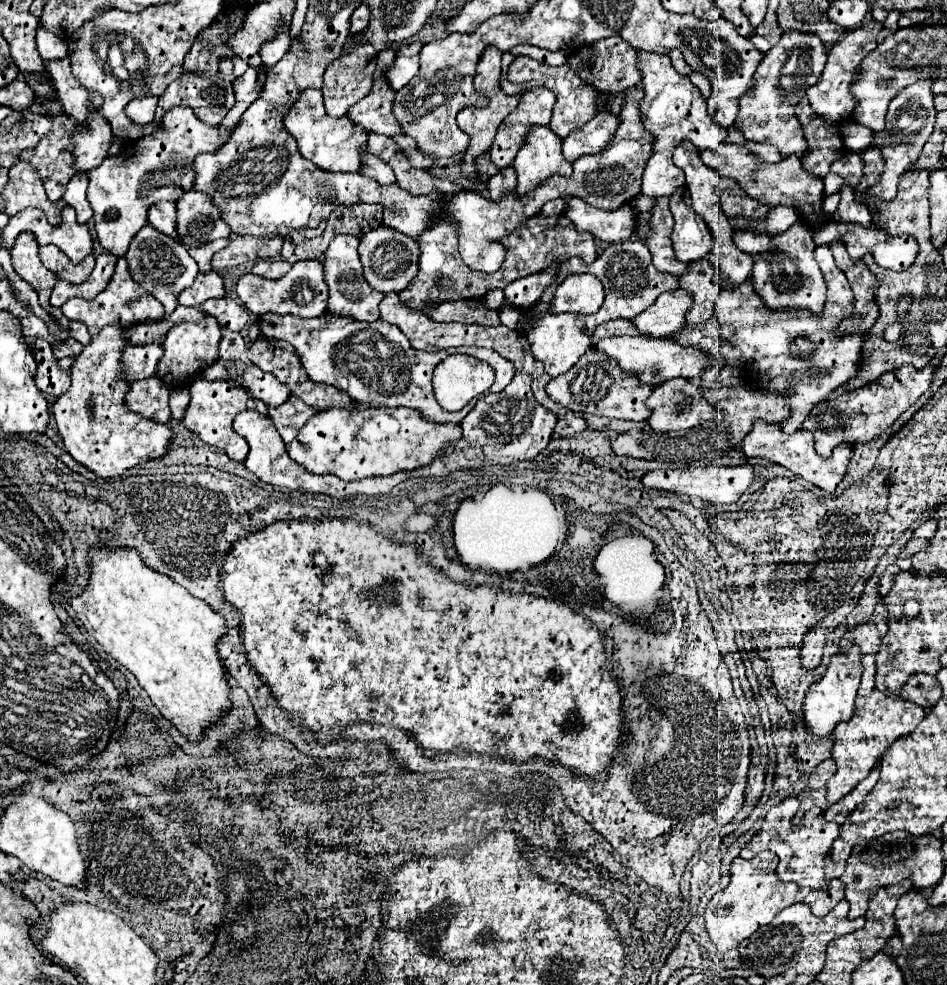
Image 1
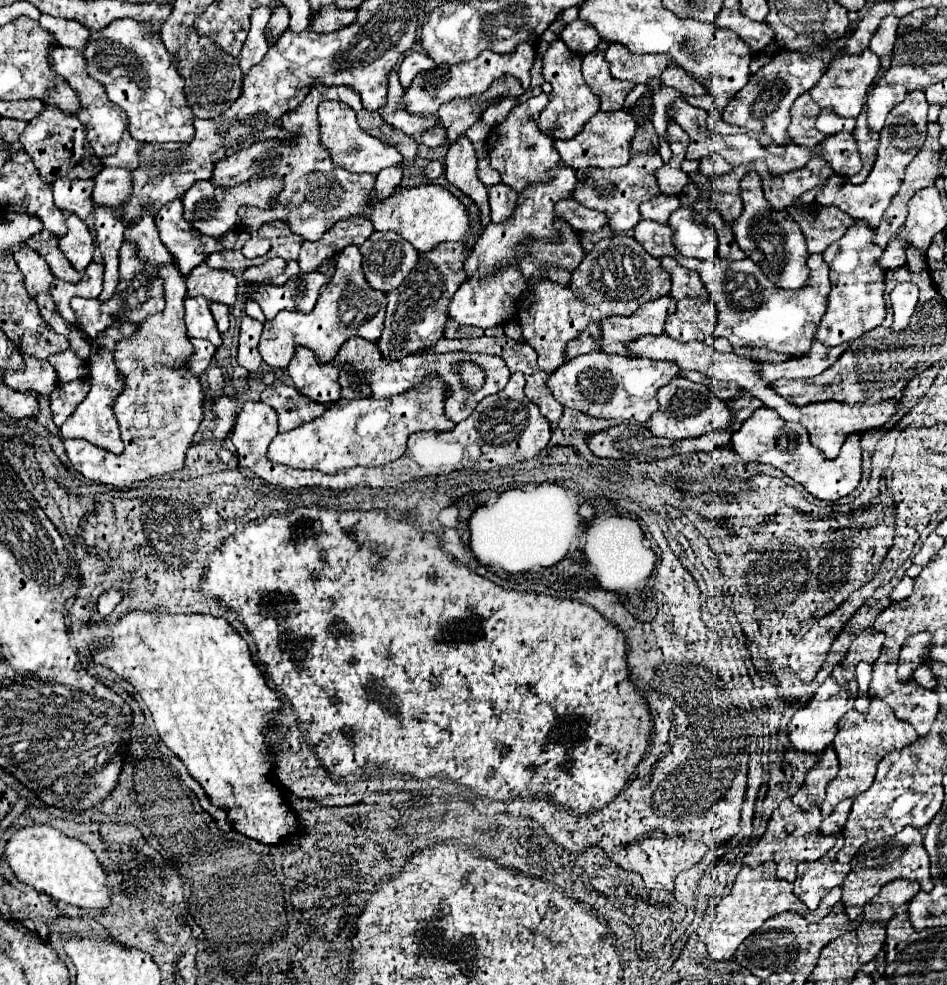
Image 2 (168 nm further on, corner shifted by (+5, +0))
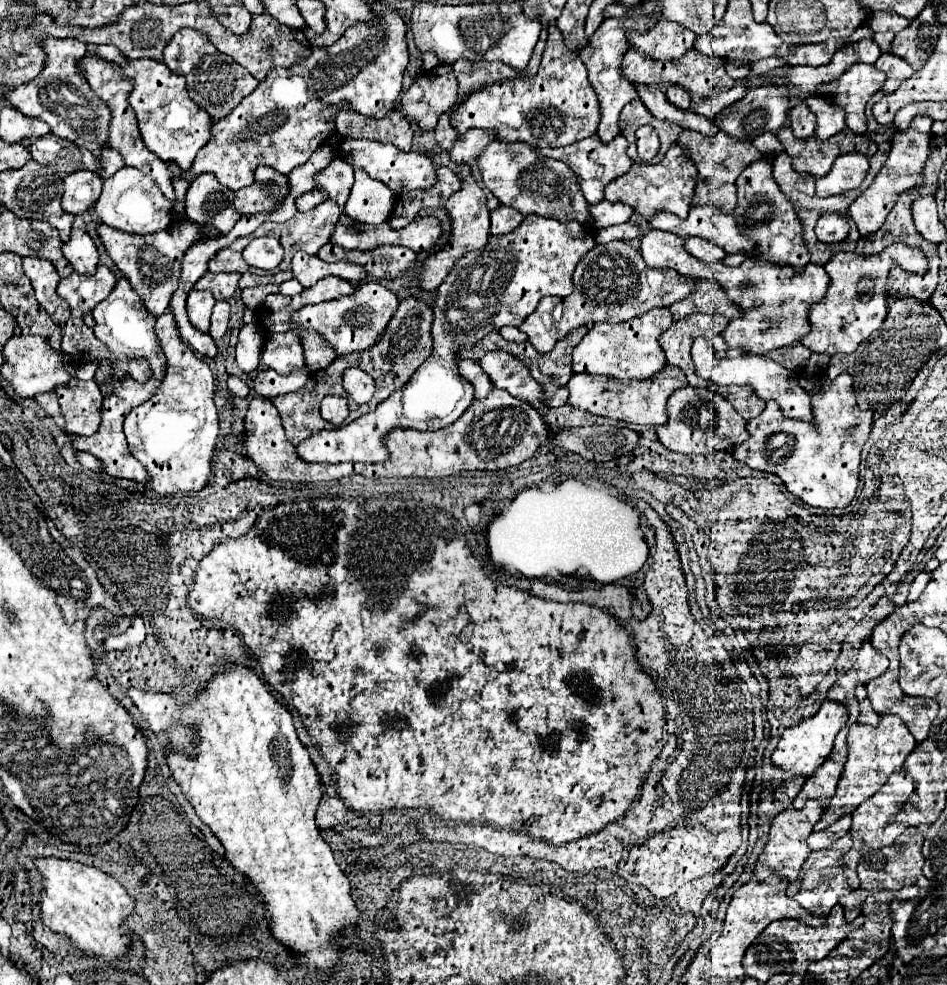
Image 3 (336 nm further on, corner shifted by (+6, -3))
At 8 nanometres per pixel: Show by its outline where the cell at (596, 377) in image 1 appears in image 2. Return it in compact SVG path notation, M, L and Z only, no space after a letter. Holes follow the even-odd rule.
M590 352L562 364L550 376L550 390L554 398L566 406L580 410L594 418L618 418L628 422L644 424L658 410L656 392L670 380L680 376L676 362L666 360L648 360L648 358L622 358L606 356L604 352Z

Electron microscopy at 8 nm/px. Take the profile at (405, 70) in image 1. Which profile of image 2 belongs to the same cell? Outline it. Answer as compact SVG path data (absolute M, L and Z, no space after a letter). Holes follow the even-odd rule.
M410 52L404 62L400 64L398 68L398 76L400 76L400 84L404 88L410 88L412 86L412 80L420 74L420 72L428 72L432 70L436 64L434 60L430 60L426 54L420 54L420 52Z

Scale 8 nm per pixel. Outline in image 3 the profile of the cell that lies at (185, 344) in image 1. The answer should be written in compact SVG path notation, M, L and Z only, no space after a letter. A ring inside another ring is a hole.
M191 291L187 297L187 315L189 321L193 323L193 327L197 327L199 331L209 331L209 317L211 317L211 309L215 305L215 299L209 291Z

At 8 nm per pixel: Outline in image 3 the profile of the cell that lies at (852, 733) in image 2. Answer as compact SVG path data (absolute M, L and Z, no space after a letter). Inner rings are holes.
M894 714L880 715L877 727L859 725L859 723L851 725L849 733L847 733L847 749L849 751L847 751L845 769L841 773L837 791L835 791L829 807L825 809L821 819L815 823L815 831L821 831L821 829L833 825L839 817L853 813L865 799L875 795L879 791L879 787L887 781L887 777L893 771L901 769L901 765L905 763L907 755L915 749L915 745L917 745L917 741L907 731L905 723Z

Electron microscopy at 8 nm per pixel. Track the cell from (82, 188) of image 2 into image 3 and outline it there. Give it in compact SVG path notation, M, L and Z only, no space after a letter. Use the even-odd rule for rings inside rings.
M89 169L75 171L65 179L61 207L75 217L83 215L99 199L101 187L103 187L103 179L97 173Z

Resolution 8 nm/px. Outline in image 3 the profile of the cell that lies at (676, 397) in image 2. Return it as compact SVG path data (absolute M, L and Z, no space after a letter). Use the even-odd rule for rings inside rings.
M689 385L677 389L667 401L667 415L669 421L657 427L657 437L665 447L683 455L707 455L713 451L723 451L747 439L747 421L733 409L729 401L711 389L695 389Z

